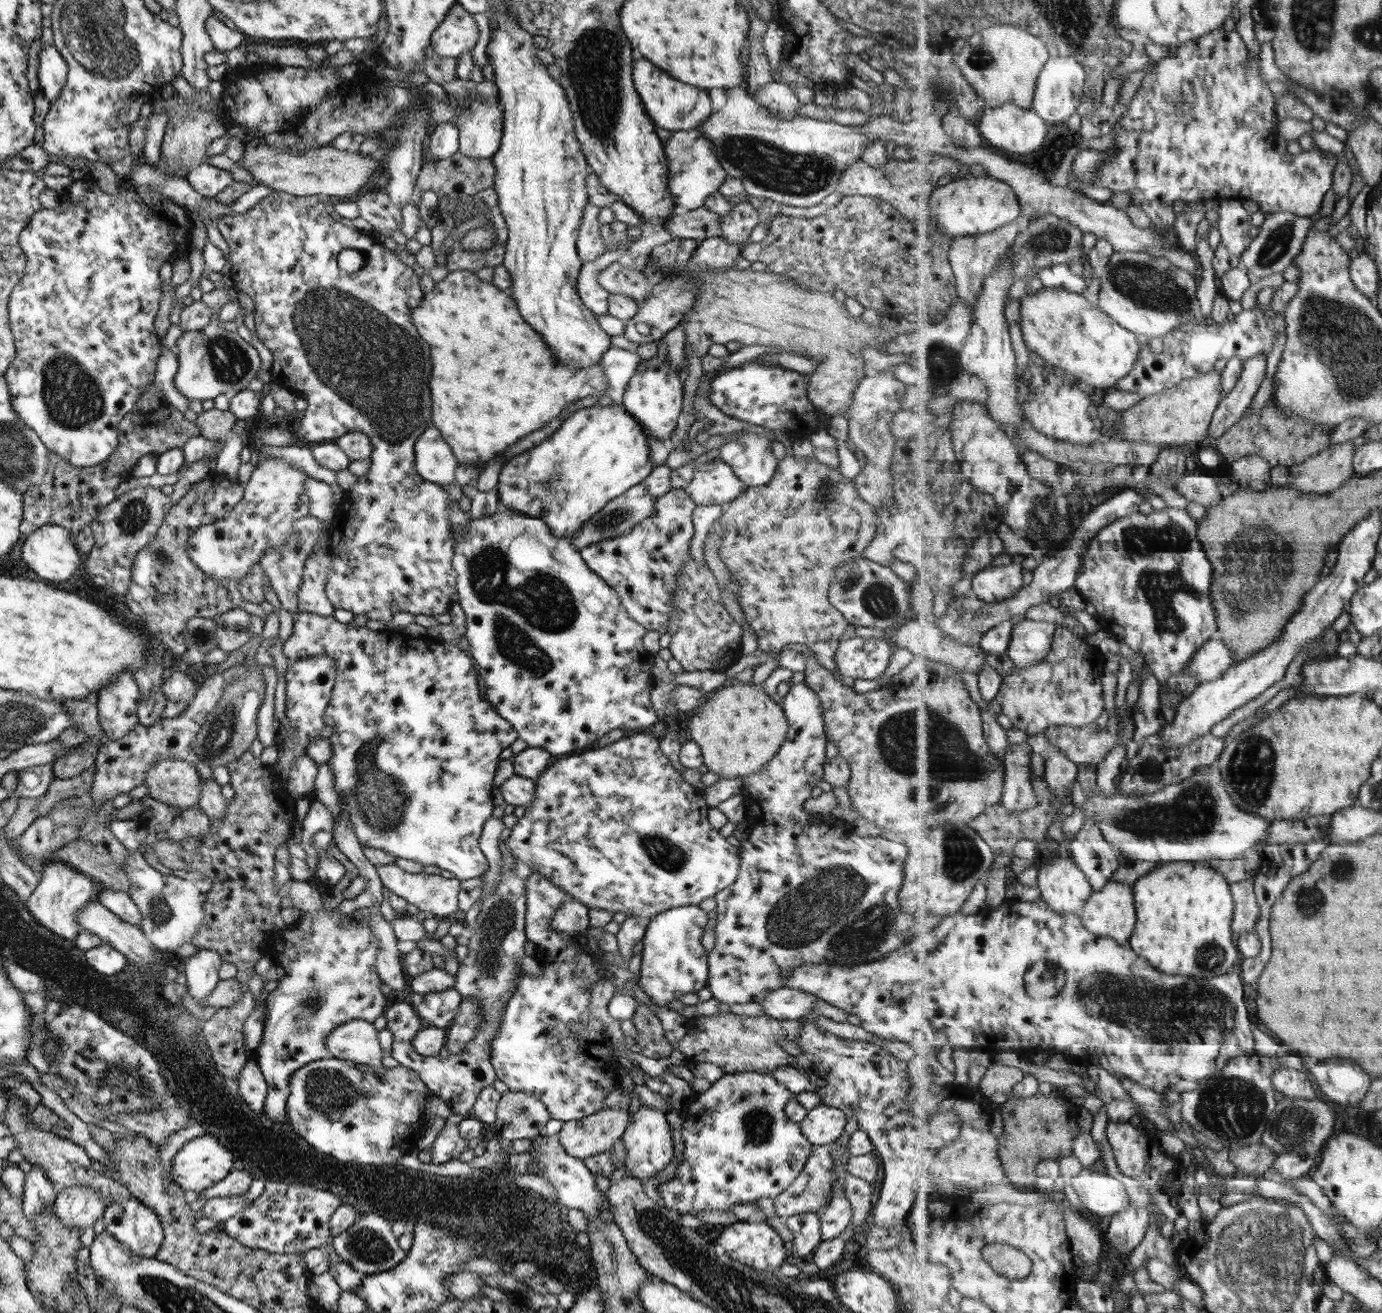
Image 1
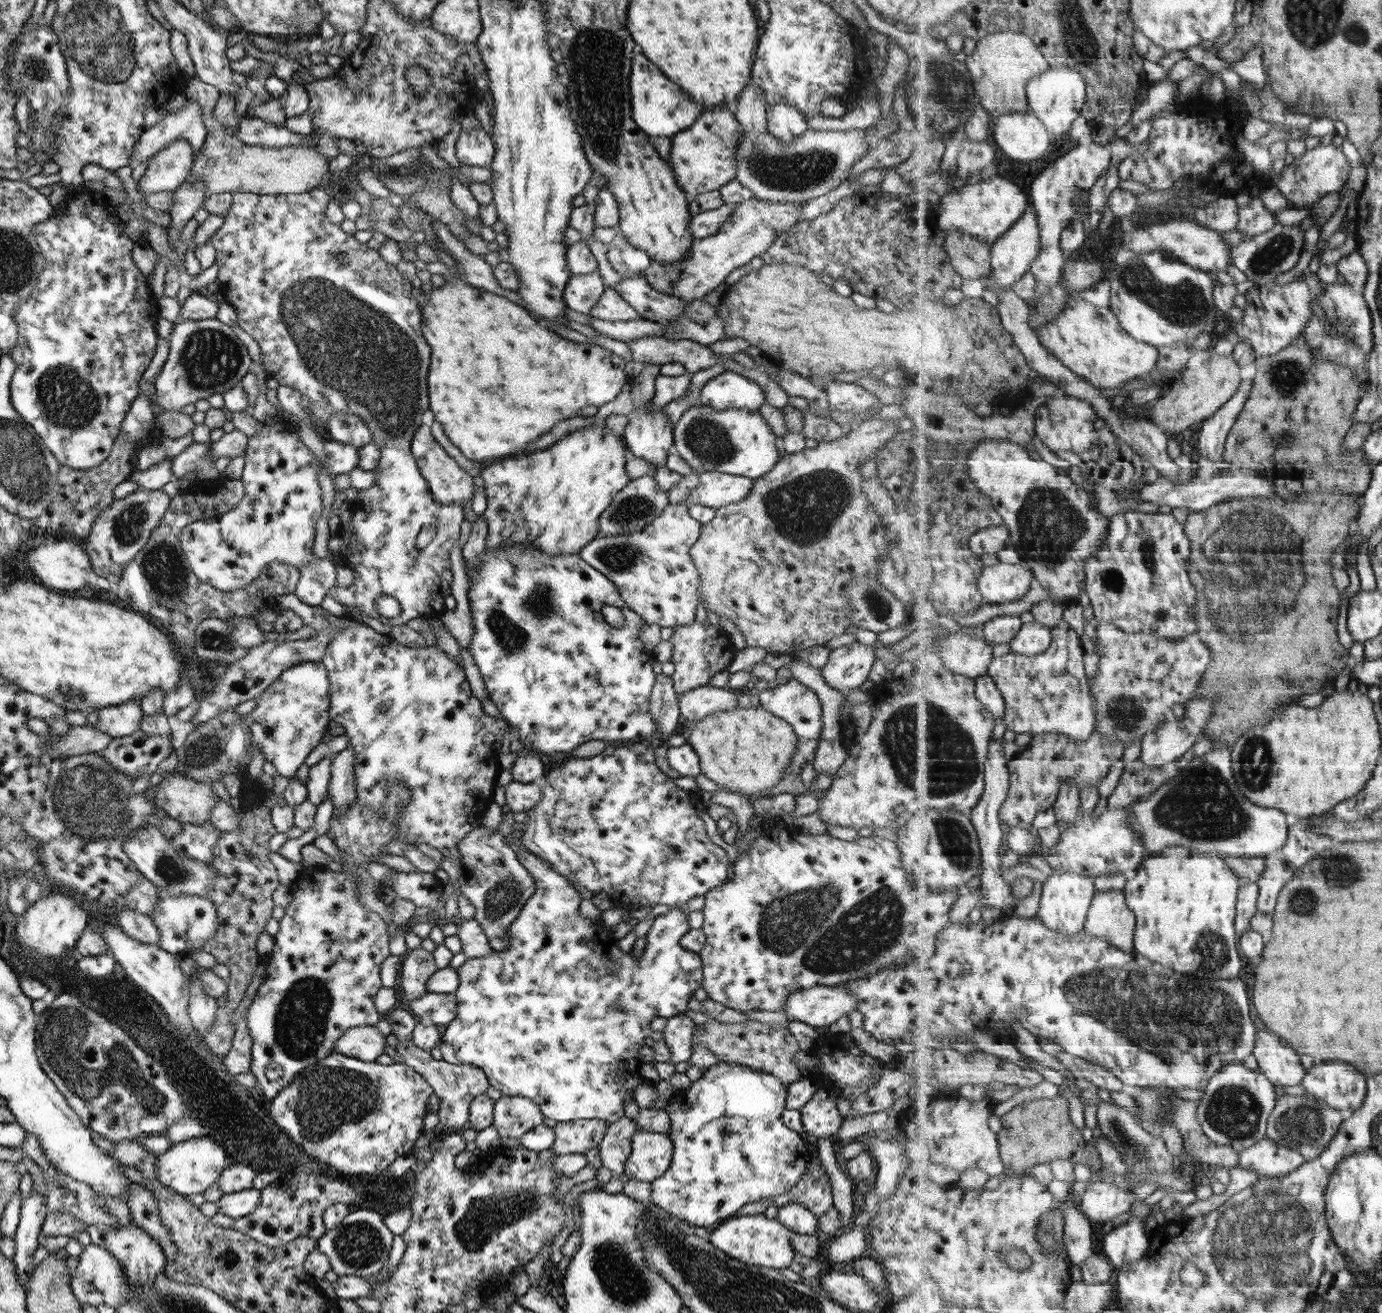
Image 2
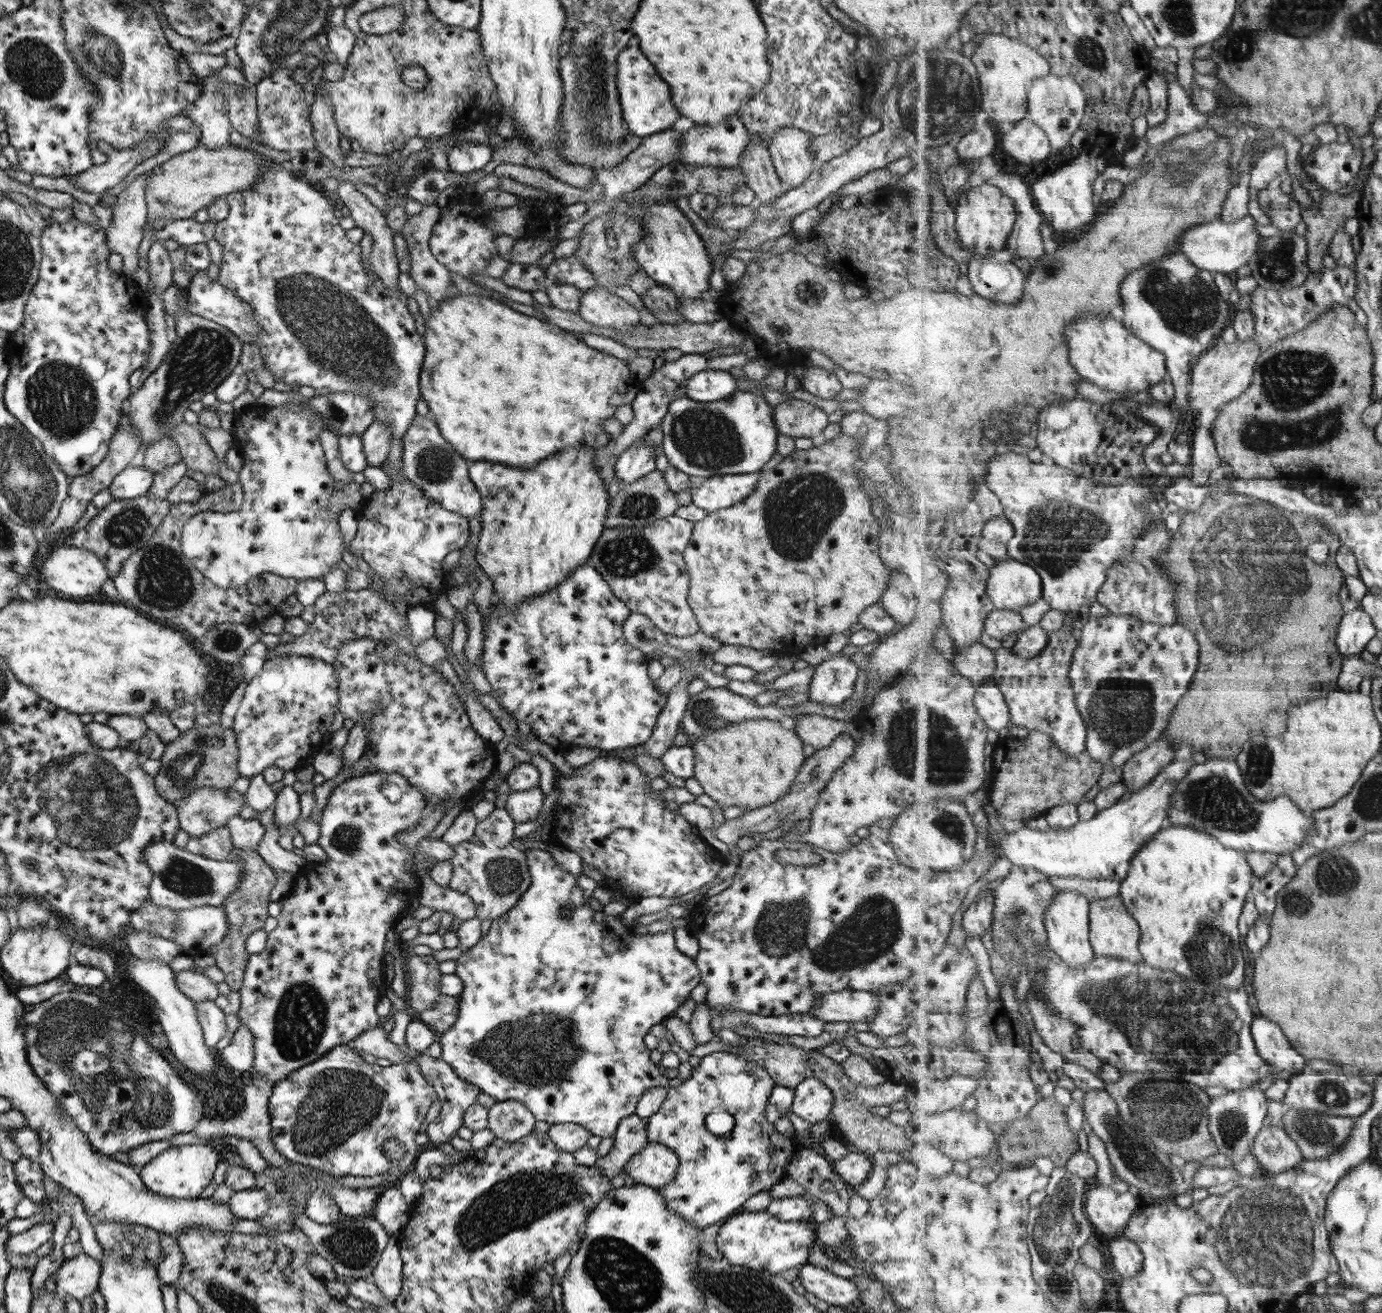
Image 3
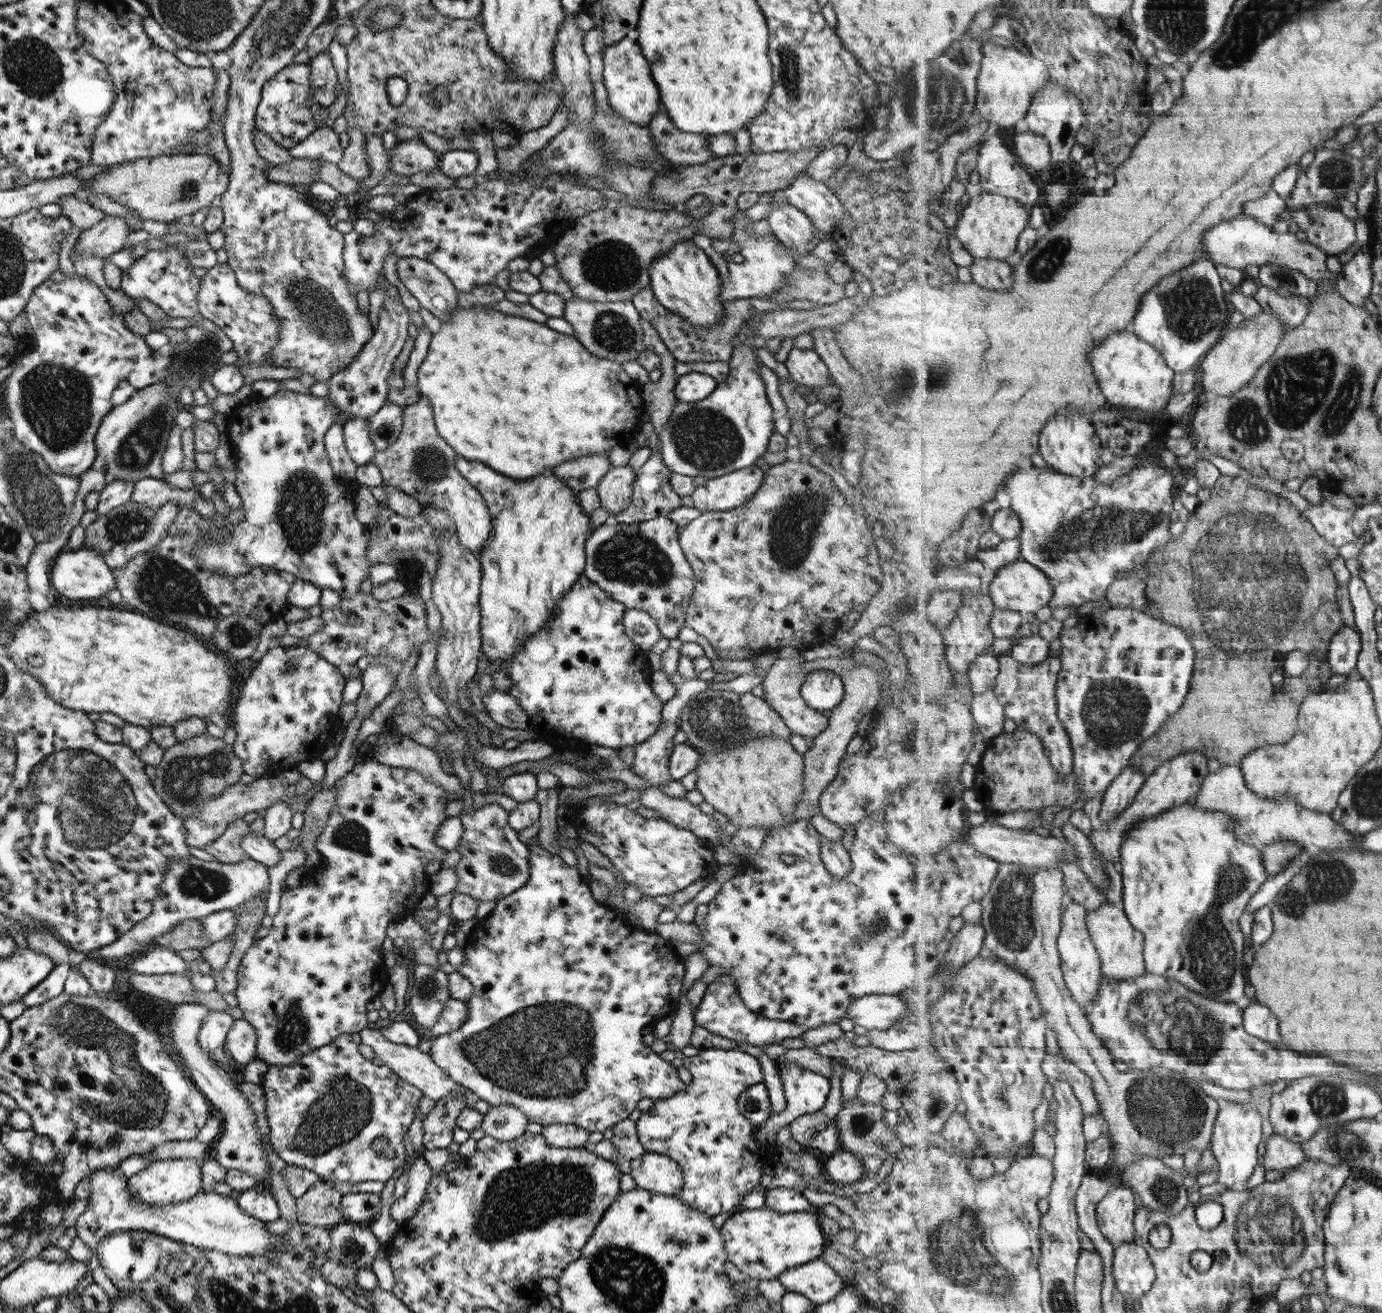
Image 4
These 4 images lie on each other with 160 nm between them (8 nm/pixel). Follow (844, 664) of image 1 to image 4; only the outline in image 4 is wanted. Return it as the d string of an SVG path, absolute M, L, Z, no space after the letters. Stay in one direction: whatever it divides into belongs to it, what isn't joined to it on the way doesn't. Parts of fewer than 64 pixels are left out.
M816 669L804 675L800 688L801 699L812 710L832 710L843 698L843 684L837 674L827 669Z

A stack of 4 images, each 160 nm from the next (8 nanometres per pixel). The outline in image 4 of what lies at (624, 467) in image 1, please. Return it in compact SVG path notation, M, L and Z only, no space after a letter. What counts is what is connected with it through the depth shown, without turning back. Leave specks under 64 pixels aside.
M460 456L454 458L454 467L482 496L492 524L490 535L477 559L481 576L478 594L480 652L487 658L490 668L493 668L514 656L526 638L540 632L559 599L582 575L589 514L585 516L582 512L576 501L577 494L571 493L561 478L547 474L547 471L529 478L509 478L483 466L481 462L468 461Z

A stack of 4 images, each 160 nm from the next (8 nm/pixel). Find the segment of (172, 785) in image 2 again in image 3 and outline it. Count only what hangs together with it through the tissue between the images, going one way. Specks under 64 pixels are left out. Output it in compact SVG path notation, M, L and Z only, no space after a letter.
M201 787L174 802L173 806L176 808L179 829L187 833L189 837L195 838L207 835L214 829L223 827L229 821L229 818L238 816L239 808L243 804L246 804L244 794L240 794L234 789Z

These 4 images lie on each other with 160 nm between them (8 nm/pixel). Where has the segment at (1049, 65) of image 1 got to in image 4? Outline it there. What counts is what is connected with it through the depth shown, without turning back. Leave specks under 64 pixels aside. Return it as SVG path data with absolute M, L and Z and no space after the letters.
M1049 84L1036 94L1030 106L1028 115L1025 118L1028 123L1028 130L1035 134L1043 135L1052 146L1052 162L1067 162L1071 158L1071 150L1077 144L1077 135L1082 124L1085 122L1083 104L1073 94L1057 84Z

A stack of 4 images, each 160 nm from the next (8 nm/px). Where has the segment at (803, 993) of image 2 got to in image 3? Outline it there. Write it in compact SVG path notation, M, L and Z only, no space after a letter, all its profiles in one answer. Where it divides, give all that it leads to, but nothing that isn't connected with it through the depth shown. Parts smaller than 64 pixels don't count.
M845 989L824 994L809 1014L824 1023L869 1022L878 1013L880 1002L870 992Z

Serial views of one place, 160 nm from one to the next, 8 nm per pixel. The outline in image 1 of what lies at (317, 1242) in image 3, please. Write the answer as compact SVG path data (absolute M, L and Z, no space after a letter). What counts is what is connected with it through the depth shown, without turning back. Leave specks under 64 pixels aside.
M365 1214L361 1218L357 1217L345 1232L331 1237L331 1248L339 1257L340 1262L346 1262L362 1275L388 1271L393 1265L401 1262L407 1254L407 1250L399 1249L390 1226L387 1220L377 1214Z

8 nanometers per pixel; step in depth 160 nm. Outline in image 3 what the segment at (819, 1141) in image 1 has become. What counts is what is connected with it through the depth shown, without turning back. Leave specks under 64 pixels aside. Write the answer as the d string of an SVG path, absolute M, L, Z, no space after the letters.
M807 1075L793 1088L793 1100L790 1112L799 1116L810 1125L826 1117L829 1118L833 1104L832 1092L820 1081Z

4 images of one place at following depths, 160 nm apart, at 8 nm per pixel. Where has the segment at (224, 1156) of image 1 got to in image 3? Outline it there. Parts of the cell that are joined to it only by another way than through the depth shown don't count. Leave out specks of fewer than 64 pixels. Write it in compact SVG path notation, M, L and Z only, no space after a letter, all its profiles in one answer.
M209 1144L181 1145L160 1152L150 1162L137 1169L141 1183L154 1194L169 1199L197 1199L212 1182L219 1158Z

